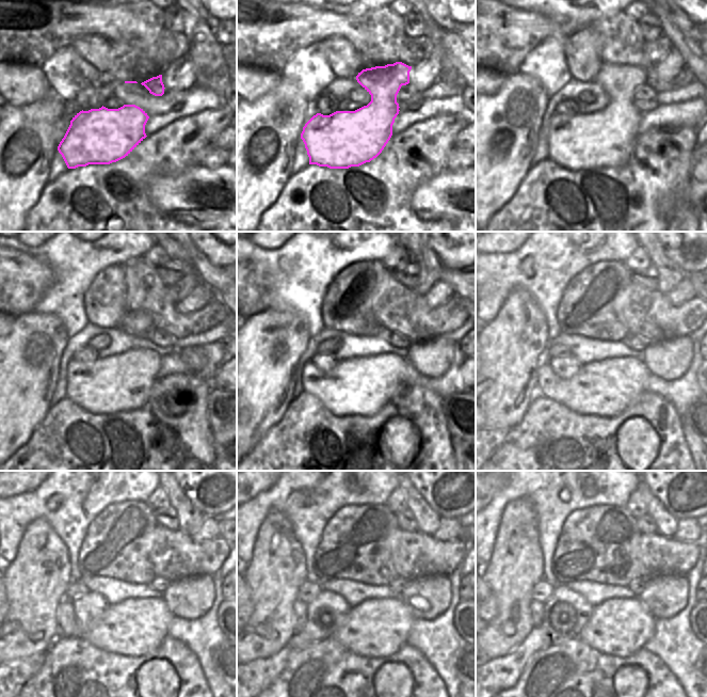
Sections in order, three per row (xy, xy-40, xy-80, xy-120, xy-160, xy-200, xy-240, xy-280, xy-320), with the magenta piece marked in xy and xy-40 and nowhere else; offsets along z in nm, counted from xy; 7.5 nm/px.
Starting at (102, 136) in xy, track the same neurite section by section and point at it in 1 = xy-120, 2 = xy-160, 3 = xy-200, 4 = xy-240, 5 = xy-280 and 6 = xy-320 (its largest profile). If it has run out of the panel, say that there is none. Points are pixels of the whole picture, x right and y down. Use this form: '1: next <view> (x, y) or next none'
1: next xy-120 (121, 383)
2: next xy-160 (363, 385)
3: next xy-200 (607, 387)
4: next xy-240 (135, 627)
5: next xy-280 (376, 628)
6: next xy-320 (620, 627)

